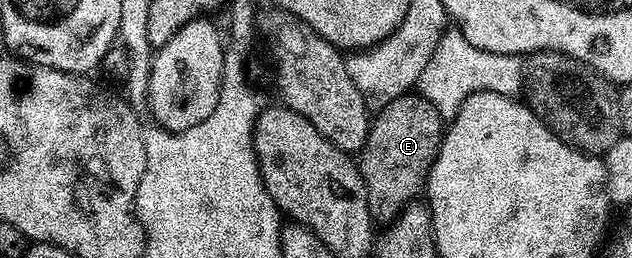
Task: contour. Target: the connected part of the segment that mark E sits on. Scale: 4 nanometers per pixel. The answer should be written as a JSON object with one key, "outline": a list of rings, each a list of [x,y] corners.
{"outline":[[[416,91],[406,92],[386,103],[386,107],[371,118],[368,138],[358,154],[358,164],[373,222],[395,222],[405,205],[421,196],[445,128],[445,118],[441,117],[434,103]]]}

